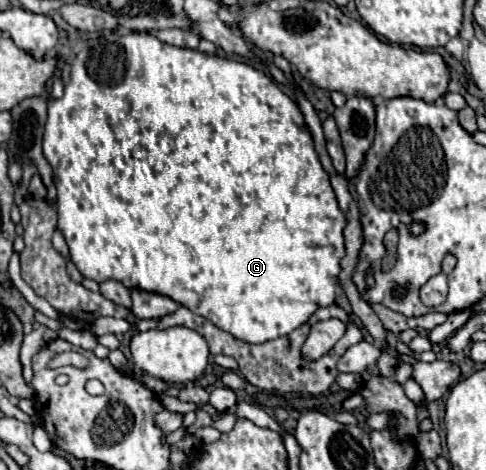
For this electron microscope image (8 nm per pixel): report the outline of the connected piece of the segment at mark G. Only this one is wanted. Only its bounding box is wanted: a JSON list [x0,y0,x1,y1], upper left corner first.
[43,33,345,343]

